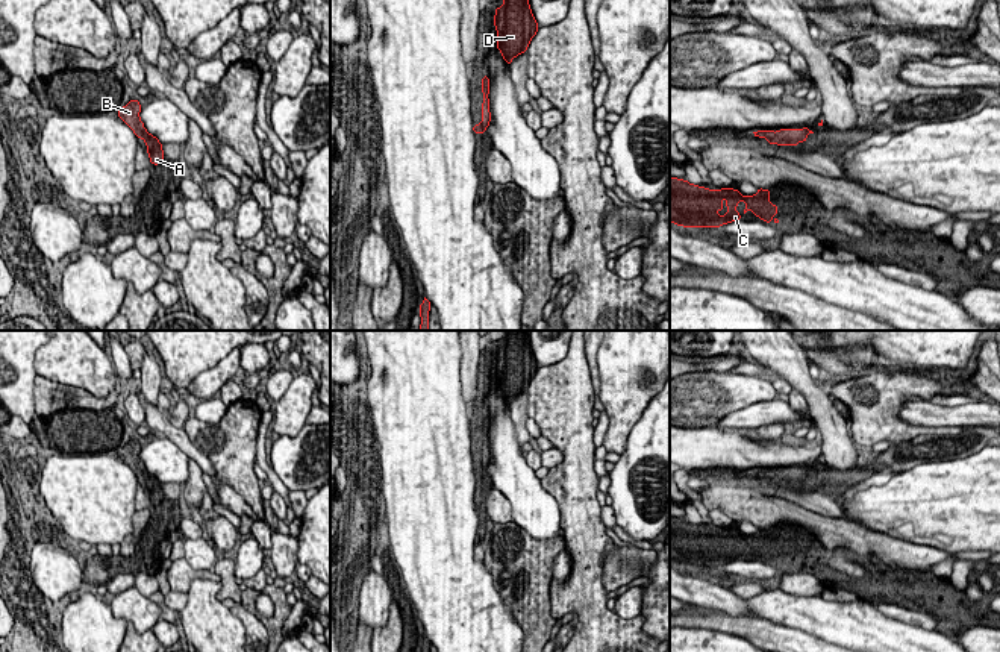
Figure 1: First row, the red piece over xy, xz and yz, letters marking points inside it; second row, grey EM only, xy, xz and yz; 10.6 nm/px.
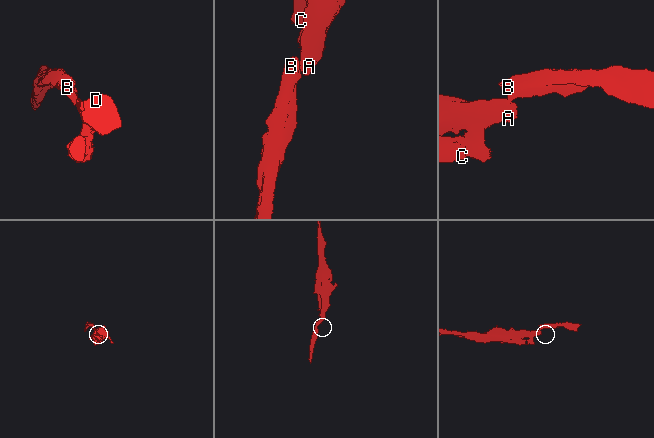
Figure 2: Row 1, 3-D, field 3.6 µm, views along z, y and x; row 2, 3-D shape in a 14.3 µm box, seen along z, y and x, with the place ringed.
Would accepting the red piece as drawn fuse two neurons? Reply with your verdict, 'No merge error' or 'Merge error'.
No merge error

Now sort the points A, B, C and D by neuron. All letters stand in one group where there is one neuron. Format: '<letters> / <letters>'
A B C D

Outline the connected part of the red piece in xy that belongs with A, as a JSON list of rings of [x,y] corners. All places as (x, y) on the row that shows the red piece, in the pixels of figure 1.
[[[133,99],[124,108],[118,109],[118,117],[133,130],[136,138],[145,141],[150,162],[159,165],[165,159],[162,143],[145,130],[144,123],[139,118],[141,108],[139,102]]]

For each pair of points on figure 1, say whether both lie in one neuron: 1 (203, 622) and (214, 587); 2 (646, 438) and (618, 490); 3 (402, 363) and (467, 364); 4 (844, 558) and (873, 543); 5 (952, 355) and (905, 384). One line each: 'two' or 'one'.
1: one
2: one
3: two
4: two
5: two

